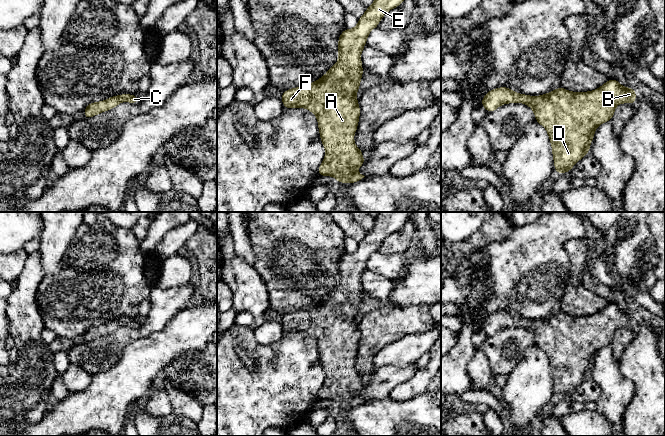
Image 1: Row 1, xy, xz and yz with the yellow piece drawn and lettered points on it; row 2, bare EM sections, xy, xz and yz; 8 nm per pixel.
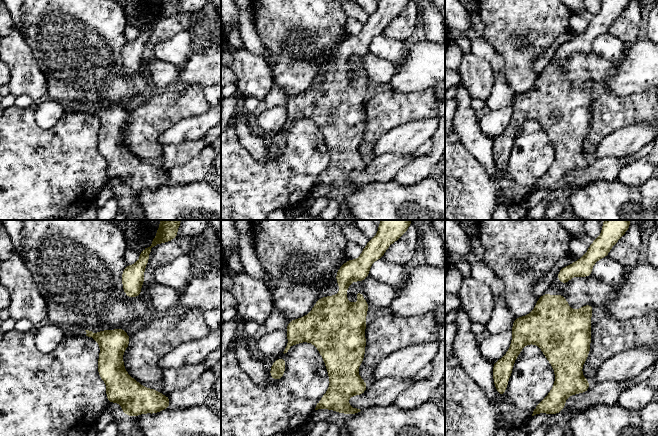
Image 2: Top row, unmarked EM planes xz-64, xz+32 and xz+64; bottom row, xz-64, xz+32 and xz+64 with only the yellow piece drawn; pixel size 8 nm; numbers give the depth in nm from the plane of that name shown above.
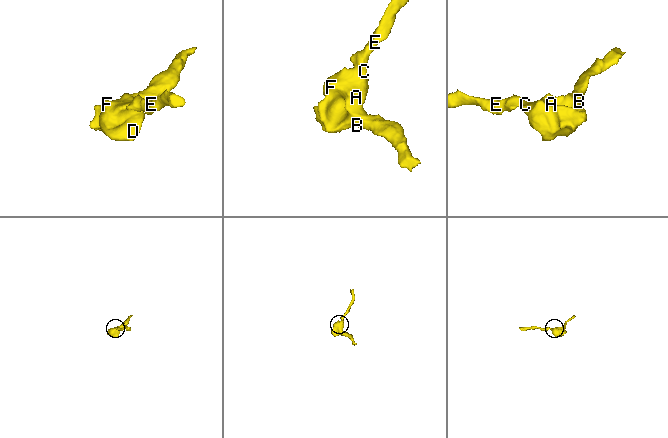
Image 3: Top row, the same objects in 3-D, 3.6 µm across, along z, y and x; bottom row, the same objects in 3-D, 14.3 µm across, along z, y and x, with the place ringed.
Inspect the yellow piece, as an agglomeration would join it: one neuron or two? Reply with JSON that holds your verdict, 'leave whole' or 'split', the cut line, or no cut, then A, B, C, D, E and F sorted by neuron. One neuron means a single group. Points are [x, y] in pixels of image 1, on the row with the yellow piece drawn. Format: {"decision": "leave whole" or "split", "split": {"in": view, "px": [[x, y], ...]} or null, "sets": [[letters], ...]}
{"decision": "leave whole", "split": null, "sets": [["A", "B", "C", "D", "E", "F"]]}

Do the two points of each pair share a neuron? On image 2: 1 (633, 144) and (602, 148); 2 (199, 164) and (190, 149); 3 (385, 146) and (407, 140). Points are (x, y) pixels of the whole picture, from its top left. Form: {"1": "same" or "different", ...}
{"1": "same", "2": "different", "3": "same"}

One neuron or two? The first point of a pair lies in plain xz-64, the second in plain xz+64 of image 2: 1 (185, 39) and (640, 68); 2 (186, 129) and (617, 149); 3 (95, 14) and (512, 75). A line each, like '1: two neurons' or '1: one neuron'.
1: two neurons
2: one neuron
3: one neuron

